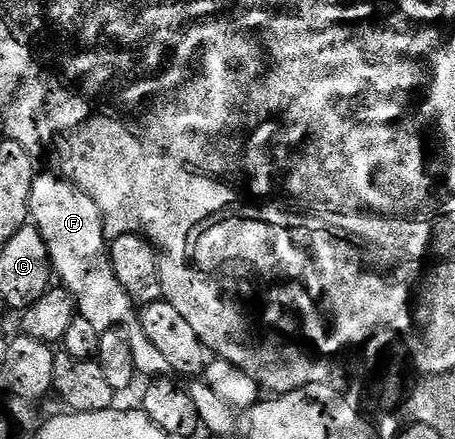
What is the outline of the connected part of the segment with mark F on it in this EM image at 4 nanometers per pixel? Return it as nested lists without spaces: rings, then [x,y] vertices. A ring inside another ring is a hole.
[[[45,171],[45,174],[39,173],[33,178],[28,207],[30,222],[37,226],[47,243],[54,274],[75,299],[78,316],[88,319],[95,331],[100,333],[121,326],[127,327],[131,355],[138,374],[145,379],[164,378],[170,372],[167,358],[153,346],[151,339],[147,339],[147,331],[143,331],[140,320],[137,320],[133,301],[123,291],[119,279],[115,278],[105,226],[95,201],[74,183]]]

